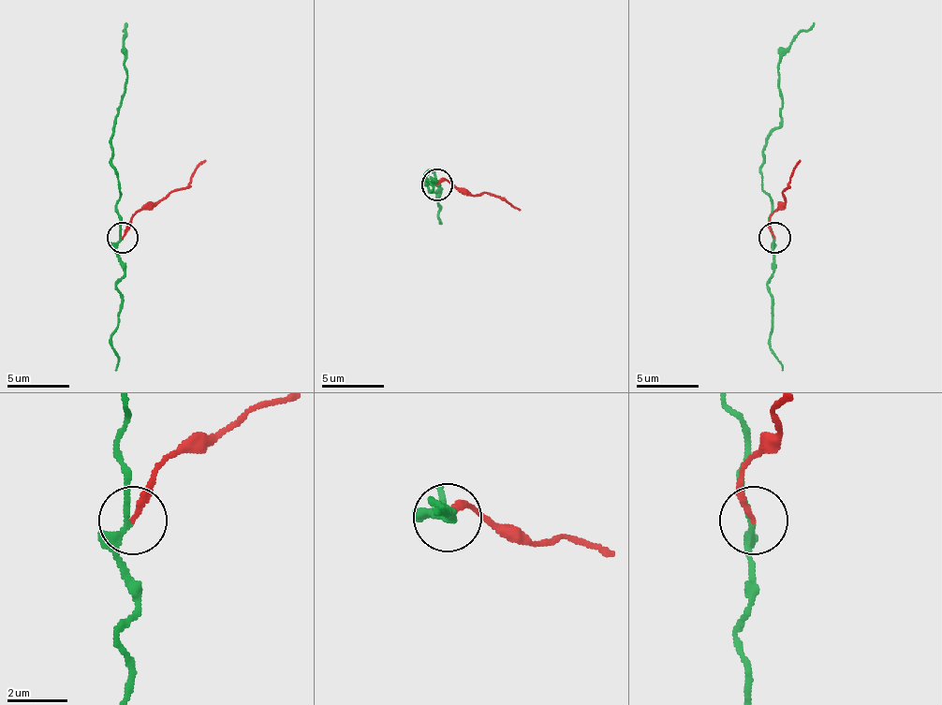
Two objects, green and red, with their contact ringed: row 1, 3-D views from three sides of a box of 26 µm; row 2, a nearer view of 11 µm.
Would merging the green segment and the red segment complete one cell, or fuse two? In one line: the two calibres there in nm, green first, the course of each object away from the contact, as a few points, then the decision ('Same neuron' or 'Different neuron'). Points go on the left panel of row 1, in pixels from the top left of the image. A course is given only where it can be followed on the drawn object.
Thickness 150 nm (green) against 150 nm. Course of green: (122, 237), (115, 199), (119, 186), (112, 127), (122, 106), (128, 78), (125, 22). Course of red: (122, 237), (131, 218), (181, 190), (206, 158). Different neuron

